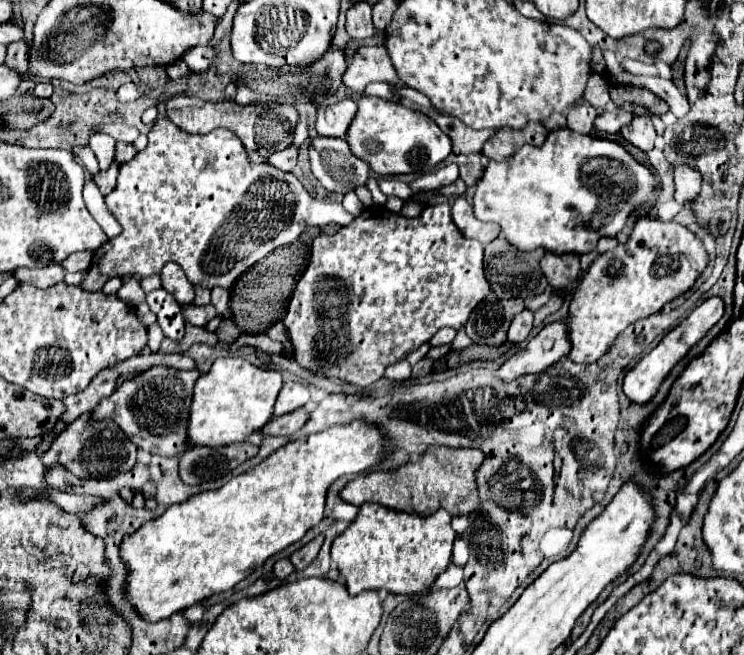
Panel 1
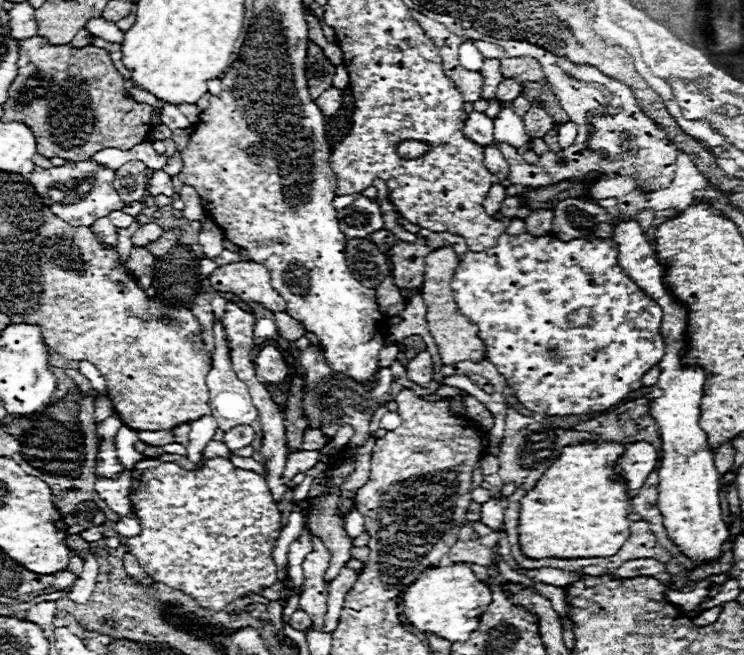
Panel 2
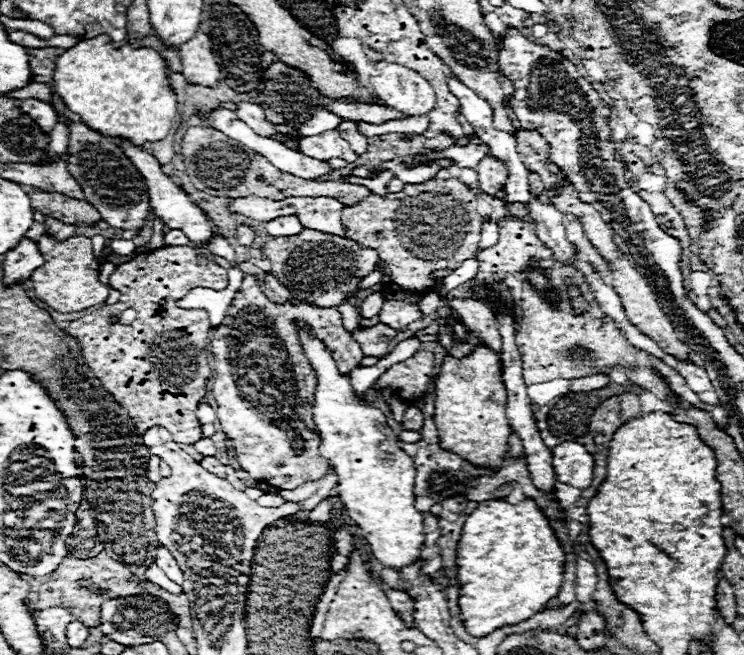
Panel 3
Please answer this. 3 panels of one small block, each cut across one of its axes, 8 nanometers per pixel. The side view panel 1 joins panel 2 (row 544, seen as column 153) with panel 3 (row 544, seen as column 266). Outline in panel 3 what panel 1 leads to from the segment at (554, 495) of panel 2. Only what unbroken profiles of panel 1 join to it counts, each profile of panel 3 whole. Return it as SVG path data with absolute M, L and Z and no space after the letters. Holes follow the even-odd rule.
M486 500L466 518L456 548L456 580L460 582L460 618L464 628L484 638L496 628L512 626L542 612L544 604L560 592L564 552L546 516L532 500L508 504Z

